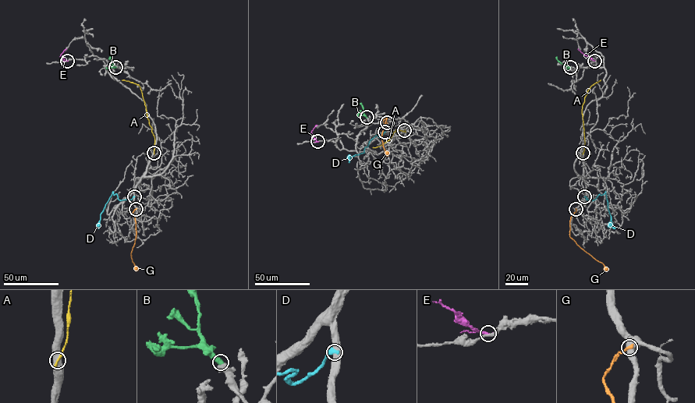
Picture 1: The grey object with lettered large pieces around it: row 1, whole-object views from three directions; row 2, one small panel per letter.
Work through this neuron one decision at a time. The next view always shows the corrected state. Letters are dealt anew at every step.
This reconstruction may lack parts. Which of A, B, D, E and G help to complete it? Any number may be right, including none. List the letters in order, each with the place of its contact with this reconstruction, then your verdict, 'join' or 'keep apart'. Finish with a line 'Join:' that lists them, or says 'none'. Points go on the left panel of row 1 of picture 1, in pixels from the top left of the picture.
A: (154, 153) | keep apart
B: (115, 67) | join
D: (134, 196) | keep apart
E: (67, 61) | keep apart
G: (136, 209) | keep apart
Join: B

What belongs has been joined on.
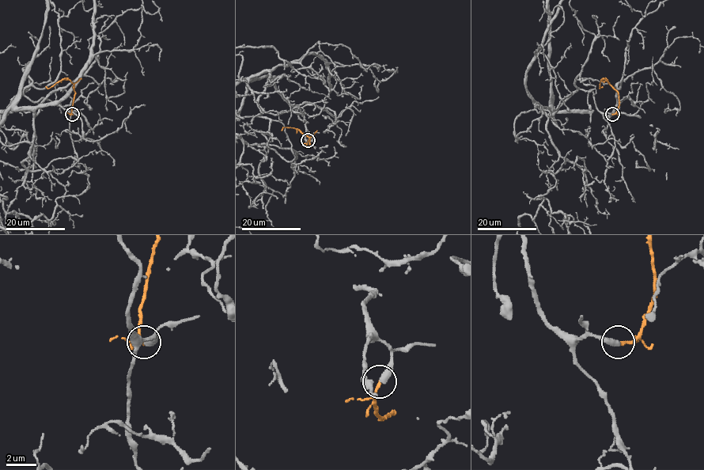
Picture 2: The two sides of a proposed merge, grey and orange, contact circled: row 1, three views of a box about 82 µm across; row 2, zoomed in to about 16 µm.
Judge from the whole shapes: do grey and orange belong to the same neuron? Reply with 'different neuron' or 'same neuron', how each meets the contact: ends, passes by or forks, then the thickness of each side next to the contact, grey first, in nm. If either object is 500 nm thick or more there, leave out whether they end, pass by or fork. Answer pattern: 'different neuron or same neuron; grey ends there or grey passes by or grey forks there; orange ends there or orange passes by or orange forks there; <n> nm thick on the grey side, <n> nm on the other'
same neuron; grey ends there; orange ends there; 440 nm thick on the grey side, 200 nm on the other

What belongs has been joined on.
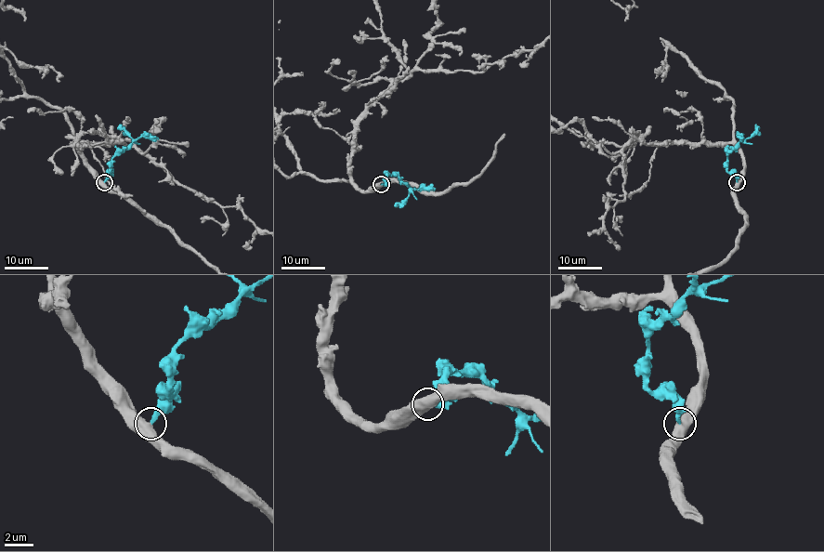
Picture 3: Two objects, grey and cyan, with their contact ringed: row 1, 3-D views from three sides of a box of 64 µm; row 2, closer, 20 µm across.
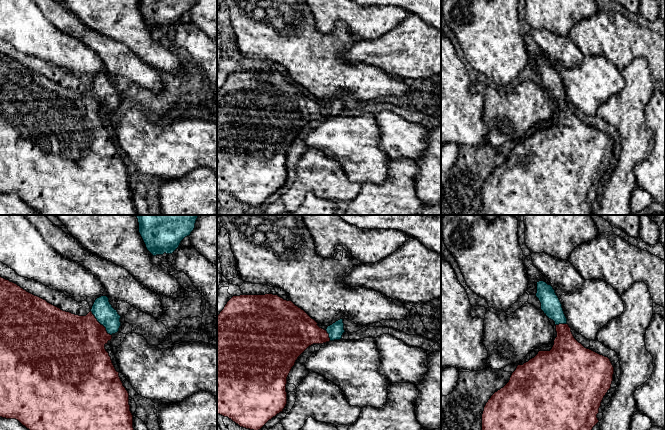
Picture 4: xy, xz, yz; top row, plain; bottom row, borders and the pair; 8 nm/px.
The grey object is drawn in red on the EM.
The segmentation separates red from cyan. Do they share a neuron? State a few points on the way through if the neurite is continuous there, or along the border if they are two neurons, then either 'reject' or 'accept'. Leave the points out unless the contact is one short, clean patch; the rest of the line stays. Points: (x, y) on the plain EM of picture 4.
way xy (76, 120), (100, 100), (106, 91); accept

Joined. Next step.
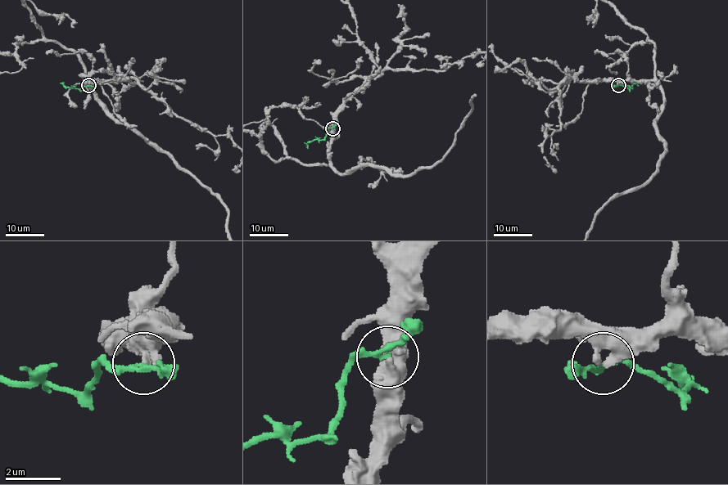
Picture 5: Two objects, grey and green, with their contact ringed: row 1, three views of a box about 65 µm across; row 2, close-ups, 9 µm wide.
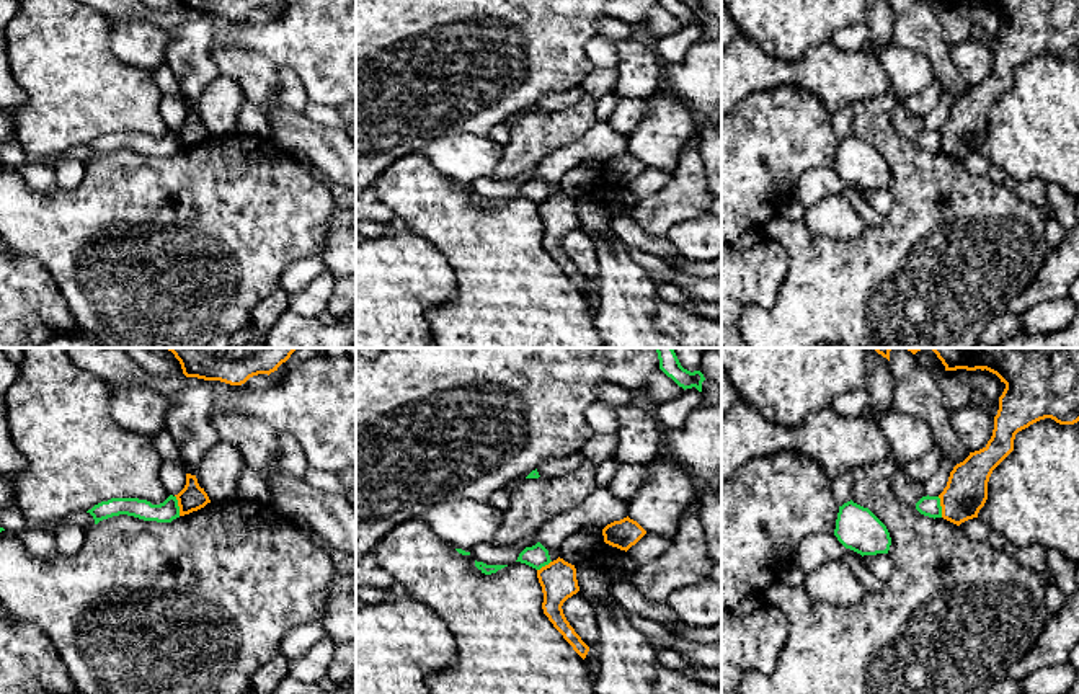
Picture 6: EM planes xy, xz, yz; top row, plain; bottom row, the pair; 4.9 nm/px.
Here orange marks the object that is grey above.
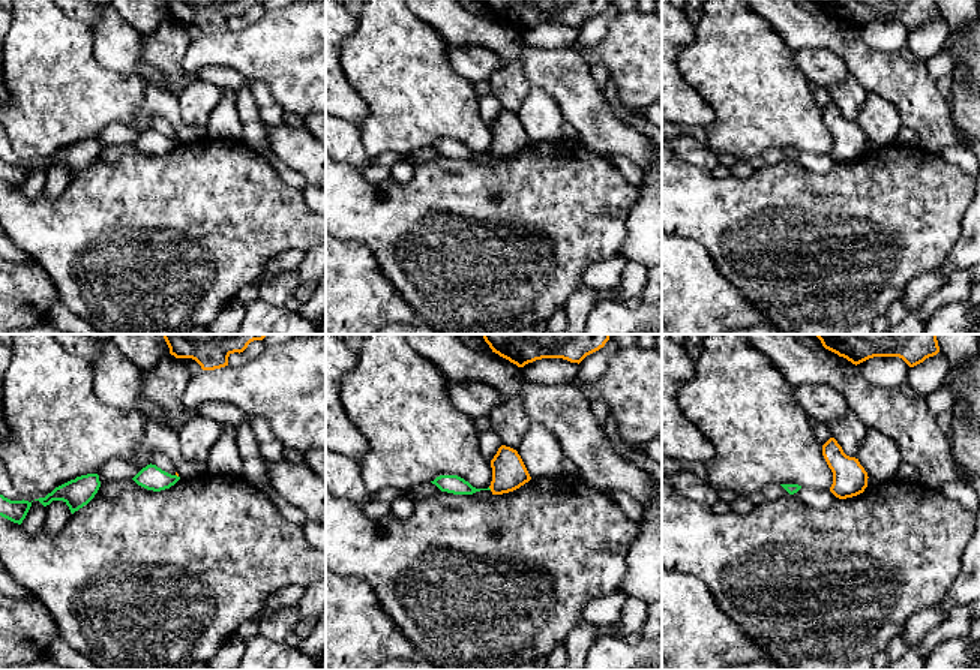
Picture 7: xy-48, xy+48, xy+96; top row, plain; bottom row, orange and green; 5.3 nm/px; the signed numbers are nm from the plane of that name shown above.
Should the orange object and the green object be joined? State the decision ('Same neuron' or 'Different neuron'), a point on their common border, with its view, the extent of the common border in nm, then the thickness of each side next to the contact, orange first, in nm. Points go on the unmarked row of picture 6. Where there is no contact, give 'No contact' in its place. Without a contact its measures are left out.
Different neuron. Touches orange at yz (942, 141). Shared border 110 nm. Thickness 200 nm (orange) against 100 nm

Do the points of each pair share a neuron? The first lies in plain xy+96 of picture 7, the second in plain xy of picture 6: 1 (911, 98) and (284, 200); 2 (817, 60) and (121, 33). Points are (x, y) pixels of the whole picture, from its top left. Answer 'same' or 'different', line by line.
1: different
2: same

